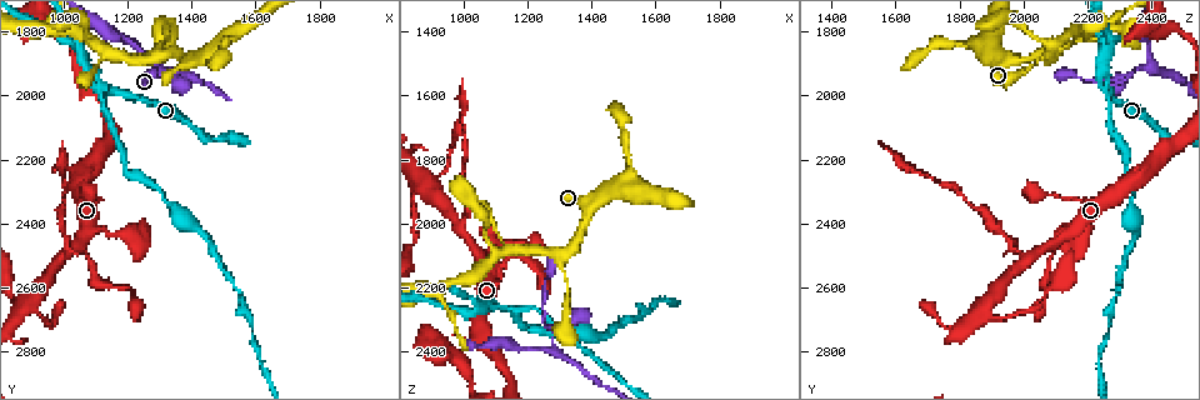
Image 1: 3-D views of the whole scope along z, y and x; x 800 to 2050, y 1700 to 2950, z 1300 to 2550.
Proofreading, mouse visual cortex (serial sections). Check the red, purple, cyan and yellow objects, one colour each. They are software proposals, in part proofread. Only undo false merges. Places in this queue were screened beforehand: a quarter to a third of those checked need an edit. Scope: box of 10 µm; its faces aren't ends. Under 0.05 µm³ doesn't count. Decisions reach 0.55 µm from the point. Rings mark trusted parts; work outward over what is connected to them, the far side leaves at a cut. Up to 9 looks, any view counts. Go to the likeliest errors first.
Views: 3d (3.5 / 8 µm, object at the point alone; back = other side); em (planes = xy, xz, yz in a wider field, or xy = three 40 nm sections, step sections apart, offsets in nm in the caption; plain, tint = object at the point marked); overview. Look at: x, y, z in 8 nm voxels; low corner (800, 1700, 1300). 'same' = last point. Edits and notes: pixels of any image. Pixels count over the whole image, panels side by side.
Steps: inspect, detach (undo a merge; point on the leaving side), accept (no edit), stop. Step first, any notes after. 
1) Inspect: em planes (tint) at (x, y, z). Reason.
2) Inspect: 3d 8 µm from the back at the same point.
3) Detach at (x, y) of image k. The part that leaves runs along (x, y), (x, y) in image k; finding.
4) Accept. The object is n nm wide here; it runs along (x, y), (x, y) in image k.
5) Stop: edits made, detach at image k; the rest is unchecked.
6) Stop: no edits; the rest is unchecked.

Inspect: em xy step 3 (tint) at (1280, 1910, 2380). Looks like a crossing.

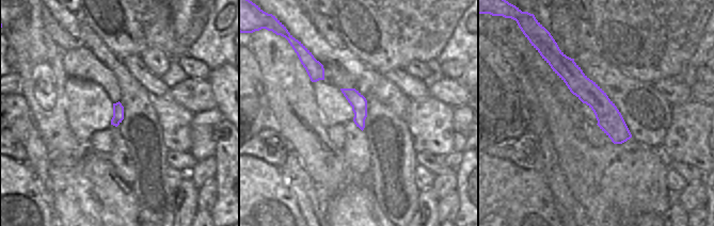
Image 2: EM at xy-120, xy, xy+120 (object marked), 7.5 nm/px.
Inspect: 3d 3.5 µm from the back at the same point. Wider look.

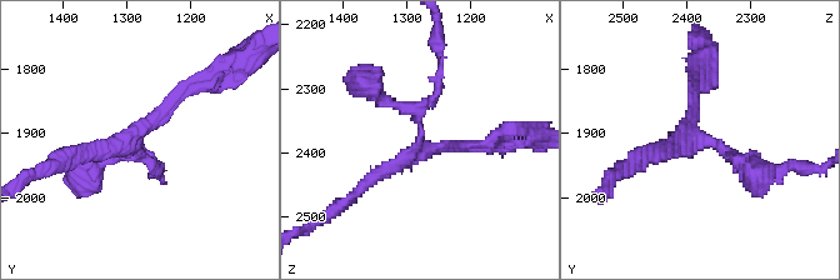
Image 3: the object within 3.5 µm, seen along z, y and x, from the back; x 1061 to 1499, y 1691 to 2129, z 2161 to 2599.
Accept. It runs along (556, 58), (627, 136) in image 2; all the same cell.

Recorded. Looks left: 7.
Inspect: 3d 3.5 µm at (1040, 1850, 2260). Side arm on a straight run.

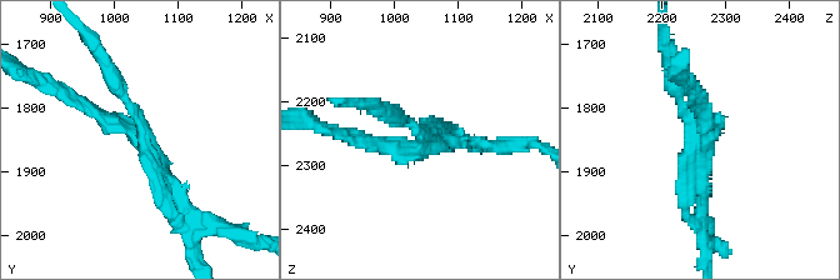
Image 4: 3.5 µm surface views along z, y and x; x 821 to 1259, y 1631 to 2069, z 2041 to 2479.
Detach at (670, 86) of image 4. The arms are 150, 150, 200 nm wide; a second cell is stuck on.

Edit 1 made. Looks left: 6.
Inspect: overview. See it whole again.

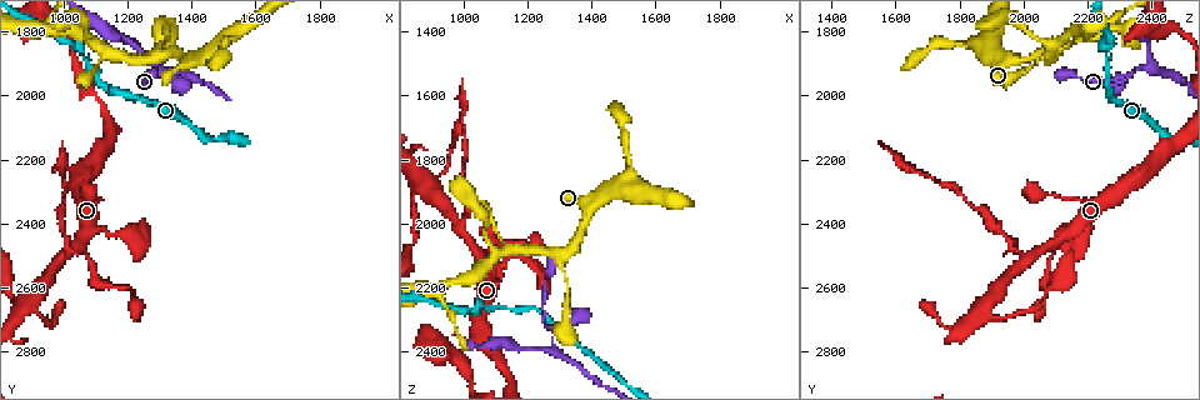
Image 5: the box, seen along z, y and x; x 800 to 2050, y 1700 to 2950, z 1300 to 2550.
Inspect: 3d 8 µm at (990, 2510, 2030). Two arms in line, one across.

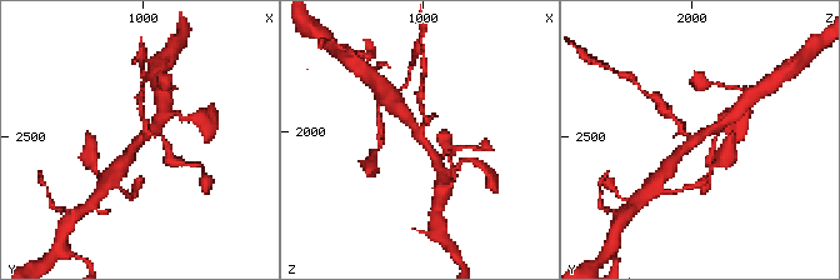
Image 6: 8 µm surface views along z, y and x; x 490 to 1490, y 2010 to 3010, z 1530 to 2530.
Inspect: em xy step 5 (tint) at the same point. Need the tissue.

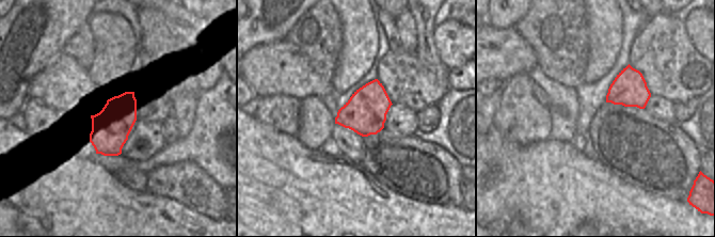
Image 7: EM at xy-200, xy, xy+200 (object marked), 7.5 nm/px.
Accept. 3 arms meet here; it runs along (723, 121), (701, 135), (674, 160) in image 6; one cell here.

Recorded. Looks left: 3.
Inspect: 3d 3.5 µm at (1310, 1870, 2090). Three-way junction.

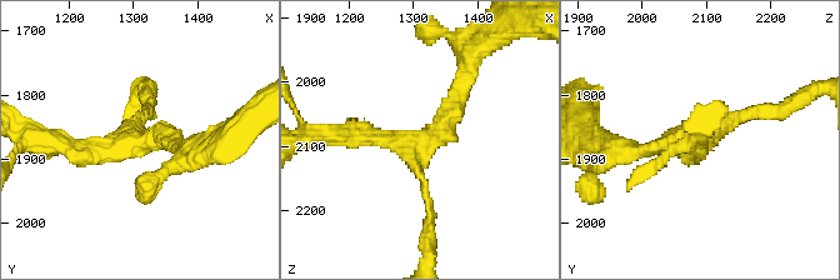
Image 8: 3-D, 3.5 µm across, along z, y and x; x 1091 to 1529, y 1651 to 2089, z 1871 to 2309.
Inspect: em xy step 5 (tint) at (1305, 1880, 2090). 3 arms meet here; the arms are 150, 200, 200 nm wide; now the EM.

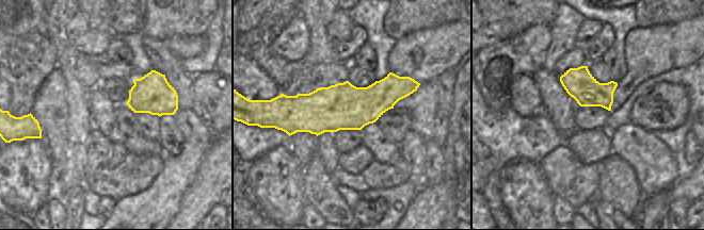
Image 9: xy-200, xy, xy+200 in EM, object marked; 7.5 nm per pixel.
Accept. It runs along (460, 84), (425, 141), (336, 135) in image 8; one cell here.

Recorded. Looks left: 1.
Stop: edits made, detach at image 4; the rest is unchecked.

